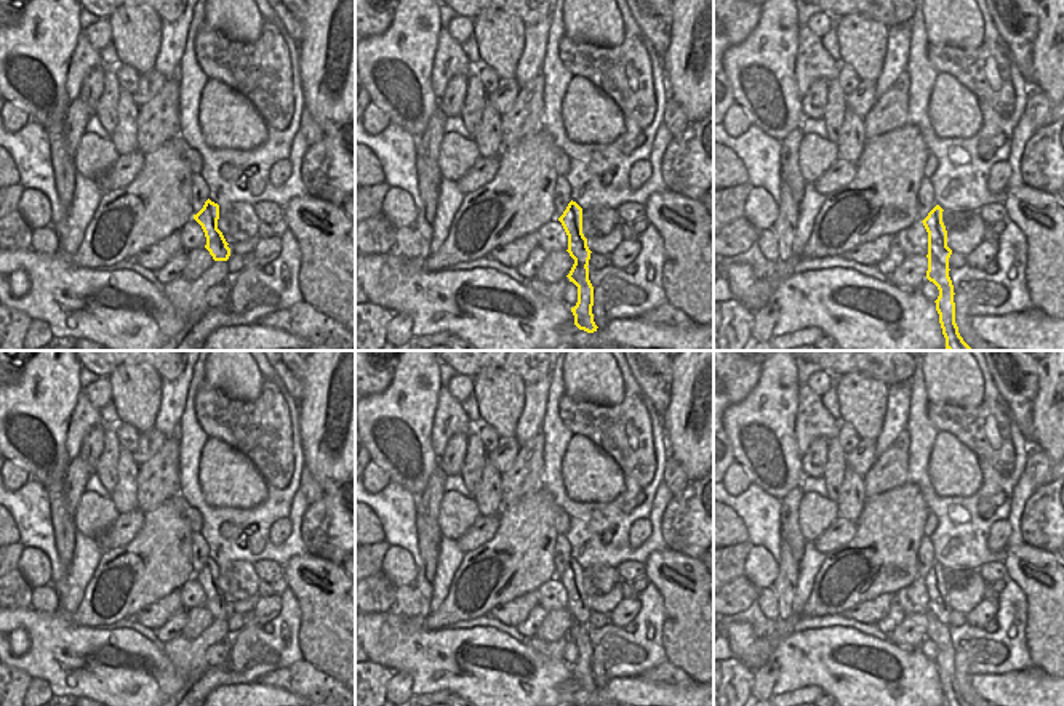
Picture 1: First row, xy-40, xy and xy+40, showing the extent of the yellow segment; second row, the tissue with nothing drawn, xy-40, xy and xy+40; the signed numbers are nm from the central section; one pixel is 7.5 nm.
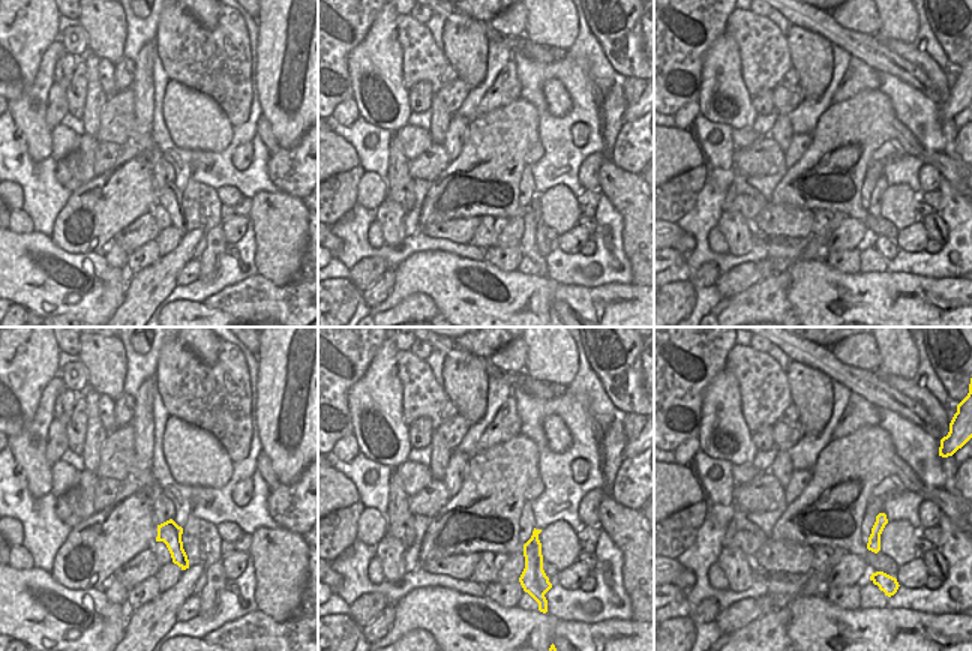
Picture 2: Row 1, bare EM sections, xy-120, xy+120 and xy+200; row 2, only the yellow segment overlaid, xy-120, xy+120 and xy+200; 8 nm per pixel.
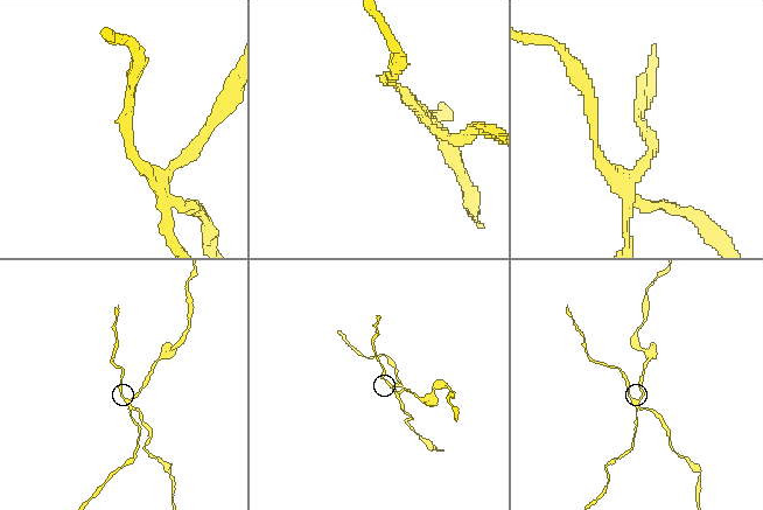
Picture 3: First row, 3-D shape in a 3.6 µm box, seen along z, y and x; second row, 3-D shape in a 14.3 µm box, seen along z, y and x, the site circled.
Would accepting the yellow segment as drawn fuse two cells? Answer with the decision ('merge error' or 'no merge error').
merge error

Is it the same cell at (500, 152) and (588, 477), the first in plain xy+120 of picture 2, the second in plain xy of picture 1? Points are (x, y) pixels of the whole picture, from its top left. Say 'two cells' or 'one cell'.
two cells

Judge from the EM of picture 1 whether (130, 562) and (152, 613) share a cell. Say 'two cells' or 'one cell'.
two cells

